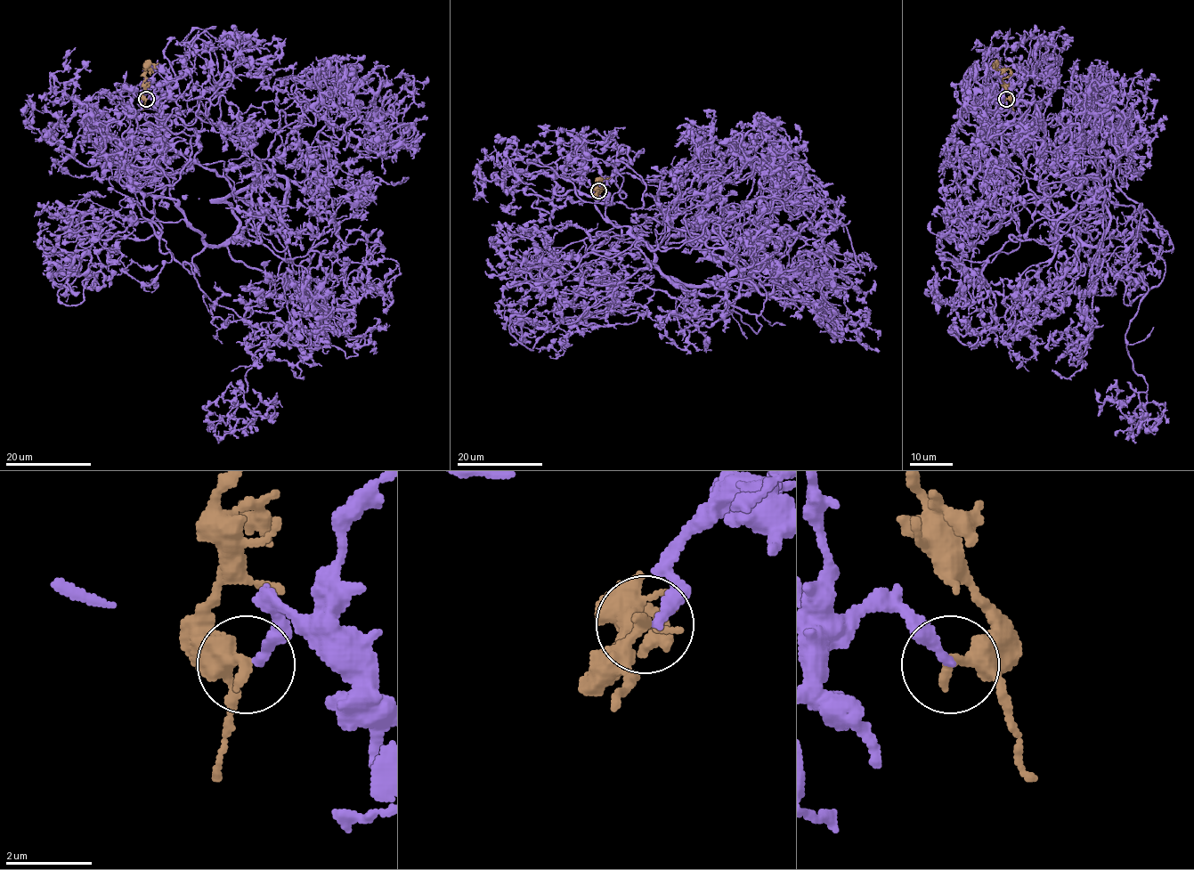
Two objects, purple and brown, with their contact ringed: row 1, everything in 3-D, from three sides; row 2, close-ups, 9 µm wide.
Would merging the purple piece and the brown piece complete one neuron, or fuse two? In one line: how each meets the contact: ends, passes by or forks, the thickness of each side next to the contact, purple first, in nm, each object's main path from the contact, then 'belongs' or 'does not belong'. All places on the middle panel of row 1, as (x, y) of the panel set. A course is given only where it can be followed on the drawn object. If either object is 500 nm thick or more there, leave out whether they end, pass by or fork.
purple ends; brown ends; calibres 240 and 360 nm; course purple (599, 191), (625, 145), (643, 206), (596, 208), (690, 295), (740, 272), (733, 310), (549, 258), (561, 285); course brown (597, 191), (595, 195), (596, 187), (599, 195), (600, 182), (611, 176); belongs

